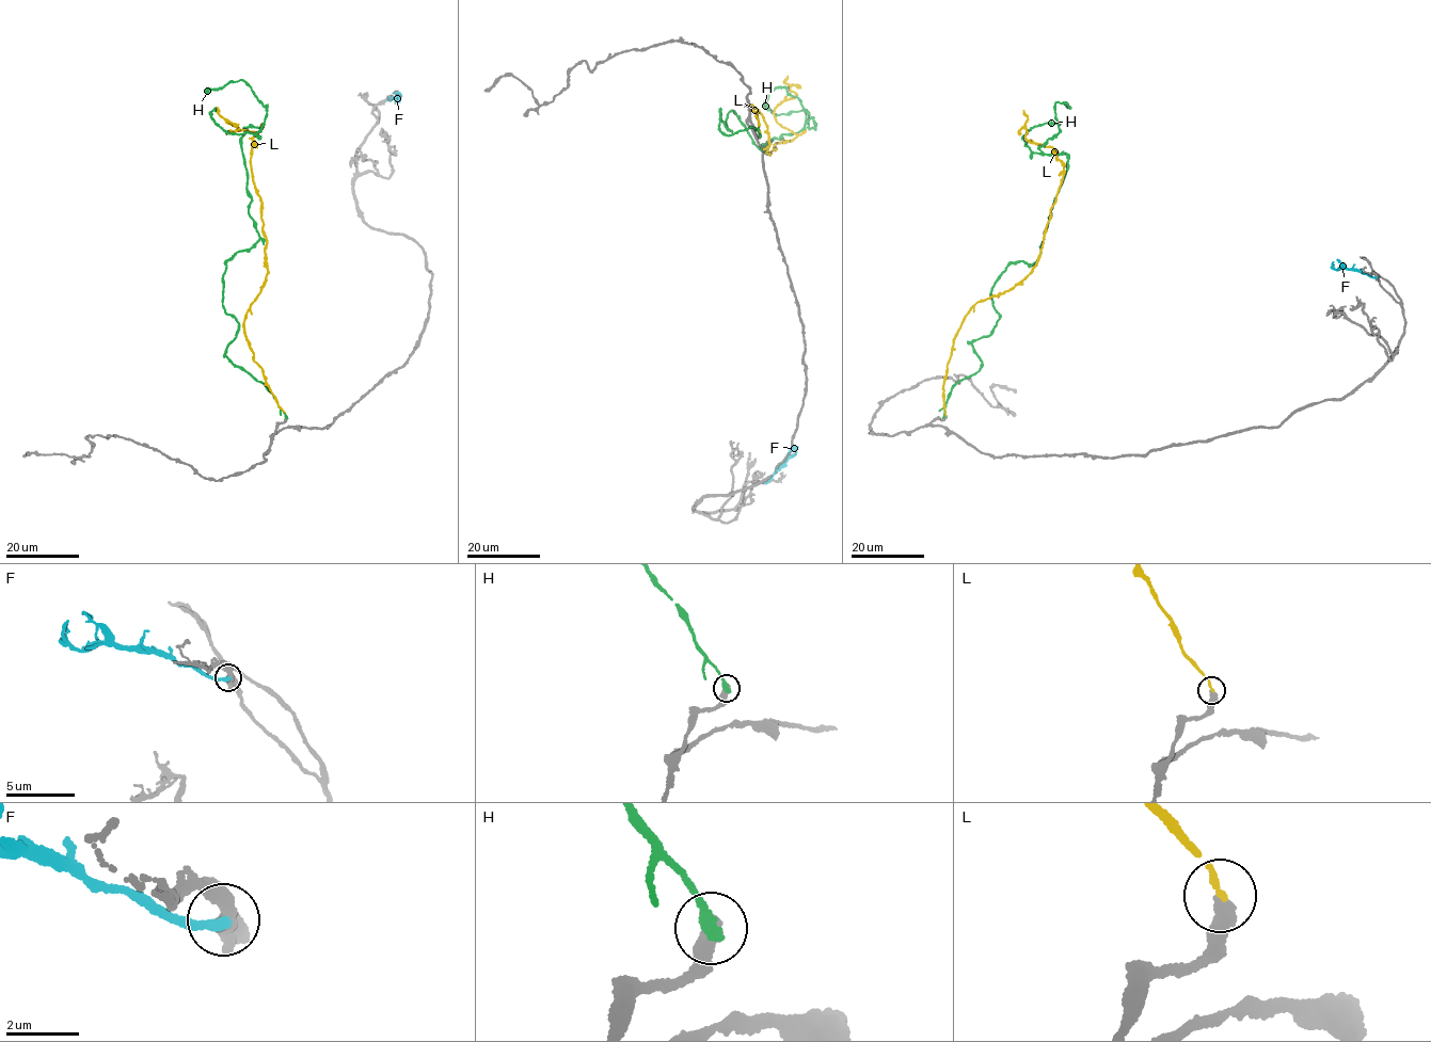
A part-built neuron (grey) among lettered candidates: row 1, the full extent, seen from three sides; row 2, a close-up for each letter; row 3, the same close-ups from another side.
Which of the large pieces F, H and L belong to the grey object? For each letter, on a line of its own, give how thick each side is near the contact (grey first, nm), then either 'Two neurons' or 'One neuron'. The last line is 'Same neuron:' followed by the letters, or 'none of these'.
F: Thickness 420 nm (grey) against 280 nm. Two neurons
H: Thickness 550 nm (grey) against 360 nm. Two neurons
L: Thickness 480 nm (grey) against 160 nm. Two neurons
Same neuron: none of these

